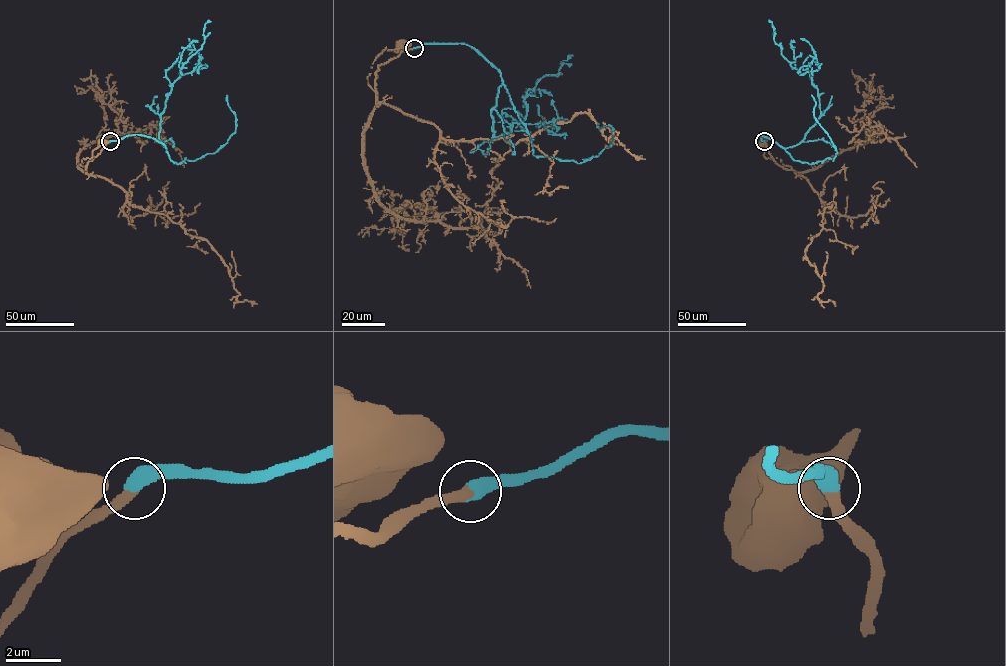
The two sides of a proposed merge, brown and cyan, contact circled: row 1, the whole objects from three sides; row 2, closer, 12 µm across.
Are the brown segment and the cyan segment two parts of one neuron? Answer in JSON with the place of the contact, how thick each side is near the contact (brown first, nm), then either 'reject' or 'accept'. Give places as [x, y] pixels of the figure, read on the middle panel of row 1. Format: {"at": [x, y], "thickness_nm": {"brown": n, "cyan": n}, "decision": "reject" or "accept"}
{"at": [414, 48], "thickness_nm": {"brown": 360, "cyan": 600}, "decision": "accept"}

